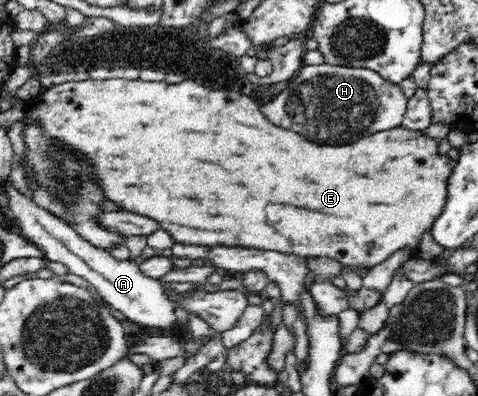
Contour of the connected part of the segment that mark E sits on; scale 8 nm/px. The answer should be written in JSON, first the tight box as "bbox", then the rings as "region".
{"bbox":[25,78,455,268],"region":[[[93,78],[69,81],[57,86],[44,88],[42,93],[29,102],[29,116],[25,124],[35,124],[41,135],[53,142],[61,150],[69,150],[69,154],[77,156],[79,162],[85,162],[91,170],[91,180],[101,188],[107,200],[115,202],[120,210],[137,212],[155,220],[157,228],[165,230],[176,243],[185,246],[211,247],[243,247],[259,250],[277,251],[285,254],[296,254],[305,257],[326,257],[336,260],[342,265],[353,268],[367,268],[387,260],[393,252],[403,246],[415,247],[415,242],[425,231],[429,231],[437,214],[441,214],[447,196],[447,178],[453,171],[455,161],[437,152],[437,142],[425,137],[421,131],[412,131],[401,126],[388,131],[374,132],[361,137],[351,144],[343,146],[317,146],[309,142],[305,136],[297,132],[289,132],[273,126],[261,112],[255,100],[229,90],[213,90],[197,84],[190,79],[179,84],[167,84],[164,81],[145,81],[141,79],[127,80]]]}

